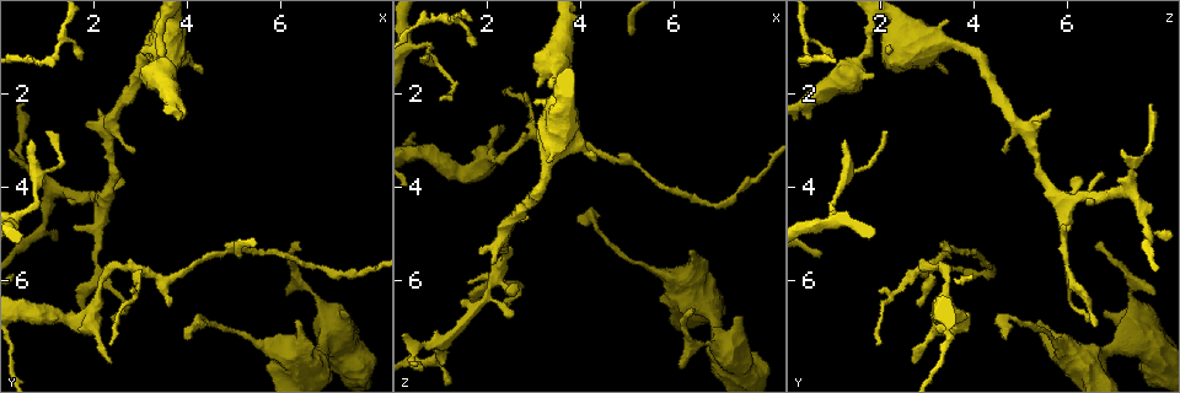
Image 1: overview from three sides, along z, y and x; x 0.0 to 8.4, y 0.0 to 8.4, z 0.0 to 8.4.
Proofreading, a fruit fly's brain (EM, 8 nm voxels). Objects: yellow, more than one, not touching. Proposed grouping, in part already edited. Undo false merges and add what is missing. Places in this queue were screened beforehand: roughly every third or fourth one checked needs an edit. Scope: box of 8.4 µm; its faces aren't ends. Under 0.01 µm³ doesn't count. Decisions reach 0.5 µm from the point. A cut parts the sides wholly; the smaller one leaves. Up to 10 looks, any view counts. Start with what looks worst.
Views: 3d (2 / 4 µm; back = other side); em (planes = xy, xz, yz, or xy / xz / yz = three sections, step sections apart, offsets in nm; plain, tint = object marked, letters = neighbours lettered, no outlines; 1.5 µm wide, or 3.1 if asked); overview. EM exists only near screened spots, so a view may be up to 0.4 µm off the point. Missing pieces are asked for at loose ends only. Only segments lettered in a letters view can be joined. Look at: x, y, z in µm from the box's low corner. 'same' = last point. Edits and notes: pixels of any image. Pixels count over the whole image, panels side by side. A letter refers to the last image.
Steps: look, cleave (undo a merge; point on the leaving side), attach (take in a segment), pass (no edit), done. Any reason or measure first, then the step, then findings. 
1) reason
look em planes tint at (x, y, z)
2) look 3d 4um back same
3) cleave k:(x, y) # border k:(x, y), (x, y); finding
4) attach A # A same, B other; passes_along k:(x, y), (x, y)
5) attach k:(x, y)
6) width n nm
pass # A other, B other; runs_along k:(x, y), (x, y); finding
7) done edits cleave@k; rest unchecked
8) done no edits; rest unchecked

branch stops here
look em xz step 4 tint at (2.15, 2.30, 5.60)

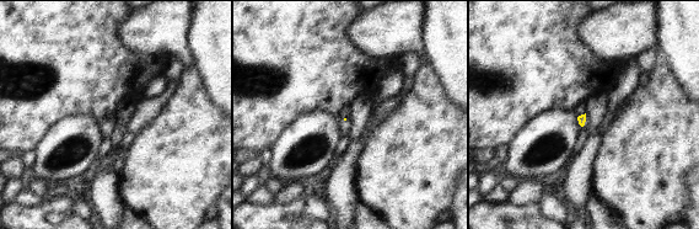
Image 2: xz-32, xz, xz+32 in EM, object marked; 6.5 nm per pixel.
look em xy step 8 letters same

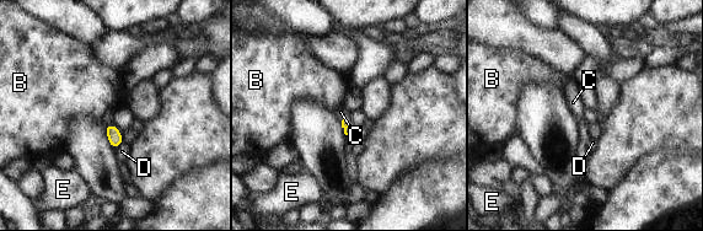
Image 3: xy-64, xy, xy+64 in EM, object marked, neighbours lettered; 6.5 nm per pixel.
attach C # B other, C same, D other, E other; passes_along 3:(345, 125), (345, 119), (341, 112); the neuron continues

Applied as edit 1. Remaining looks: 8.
redraw
look overview

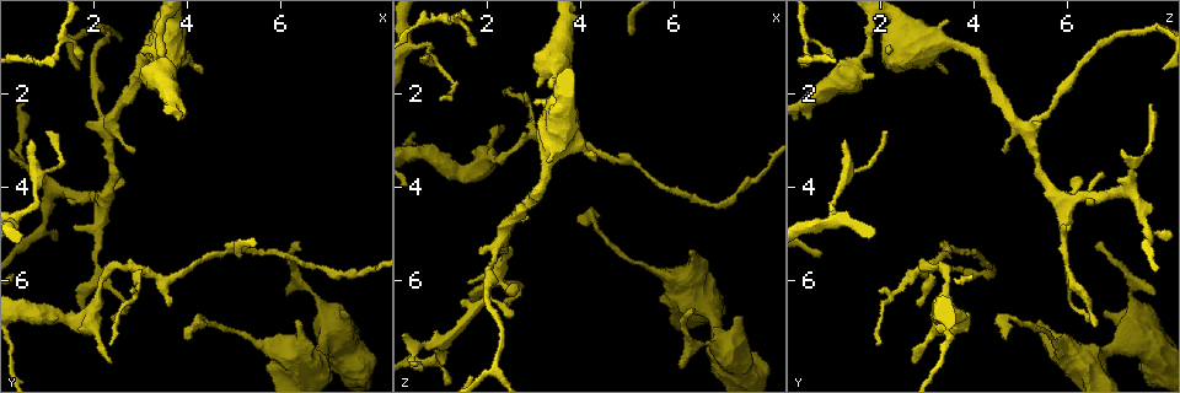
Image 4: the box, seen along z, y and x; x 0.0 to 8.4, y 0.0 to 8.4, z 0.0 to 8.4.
free end
look 3d 4um at (7.25, 6.60, 6.75)

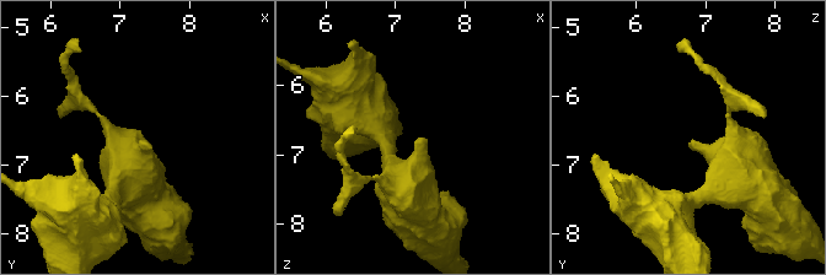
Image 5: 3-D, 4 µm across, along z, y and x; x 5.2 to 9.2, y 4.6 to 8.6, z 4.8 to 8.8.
shape alone is not enough
look em xy step 8 letters at (7.30, 6.65, 6.80)

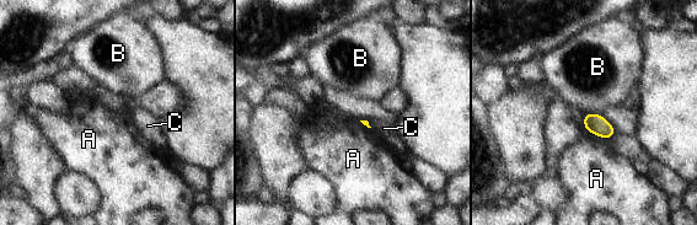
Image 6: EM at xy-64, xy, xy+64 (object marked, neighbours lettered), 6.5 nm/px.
cut it another way
look em planes letters same

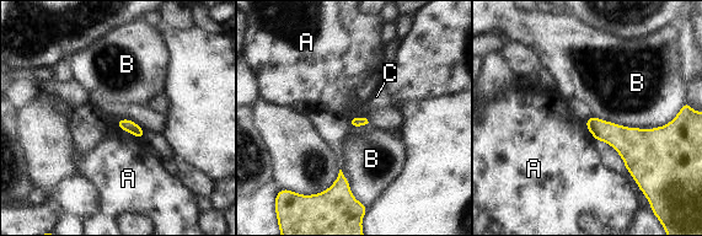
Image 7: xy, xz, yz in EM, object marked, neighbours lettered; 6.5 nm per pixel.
pass # A other, B other, C other; none of them fits

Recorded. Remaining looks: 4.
side arm on a straight run
look em xy step 8 tint at (5.85, 7.40, 5.90)

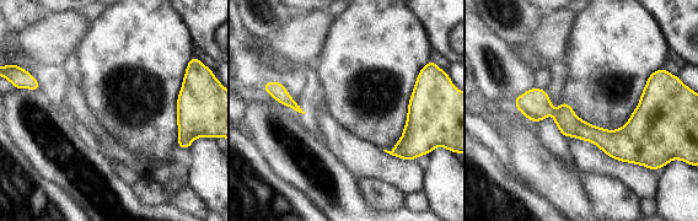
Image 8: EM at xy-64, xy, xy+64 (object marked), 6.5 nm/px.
what lies round it
look em xy step 8 letters same

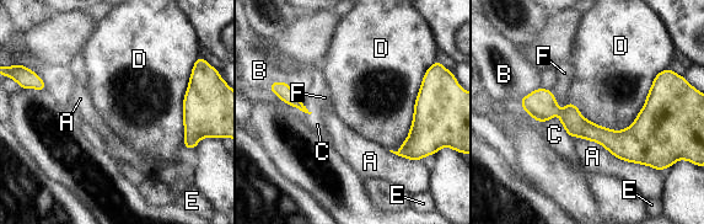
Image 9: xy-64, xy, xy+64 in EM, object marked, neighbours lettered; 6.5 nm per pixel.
longest_contact D 650 nm
pass # A other, B other, C other, D other, E other, F other; runs_along 9:(655, 89), (628, 137), (524, 101); one neuron here

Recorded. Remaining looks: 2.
done edits attach@3; rest unchecked

